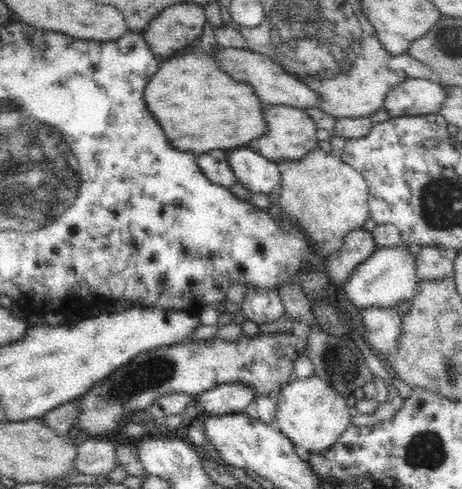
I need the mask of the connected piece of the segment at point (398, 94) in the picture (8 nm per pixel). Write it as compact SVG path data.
M406 78L404 82L398 84L393 91L390 91L385 96L383 109L392 117L434 114L445 99L446 91L444 91L444 88L446 86L442 86L436 79L428 81L425 79Z

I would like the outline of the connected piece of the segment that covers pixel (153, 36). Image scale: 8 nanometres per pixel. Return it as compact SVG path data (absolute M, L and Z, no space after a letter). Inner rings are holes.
M195 2L178 3L166 7L164 11L160 12L156 20L153 20L142 34L152 53L162 59L163 63L178 55L186 46L190 46L194 40L201 38L204 34L206 22L207 18L202 6Z

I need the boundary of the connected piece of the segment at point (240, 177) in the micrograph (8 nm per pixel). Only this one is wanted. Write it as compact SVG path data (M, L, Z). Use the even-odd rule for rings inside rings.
M247 147L229 150L227 154L228 163L230 163L232 172L237 176L237 182L243 184L250 192L253 192L254 194L269 194L274 188L280 186L281 174L276 162L260 157L258 153Z

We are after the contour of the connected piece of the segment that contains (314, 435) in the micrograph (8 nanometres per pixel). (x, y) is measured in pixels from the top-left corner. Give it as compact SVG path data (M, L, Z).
M313 375L306 379L296 378L277 394L275 418L280 432L305 454L323 454L341 437L348 428L350 414L346 398L326 380Z

